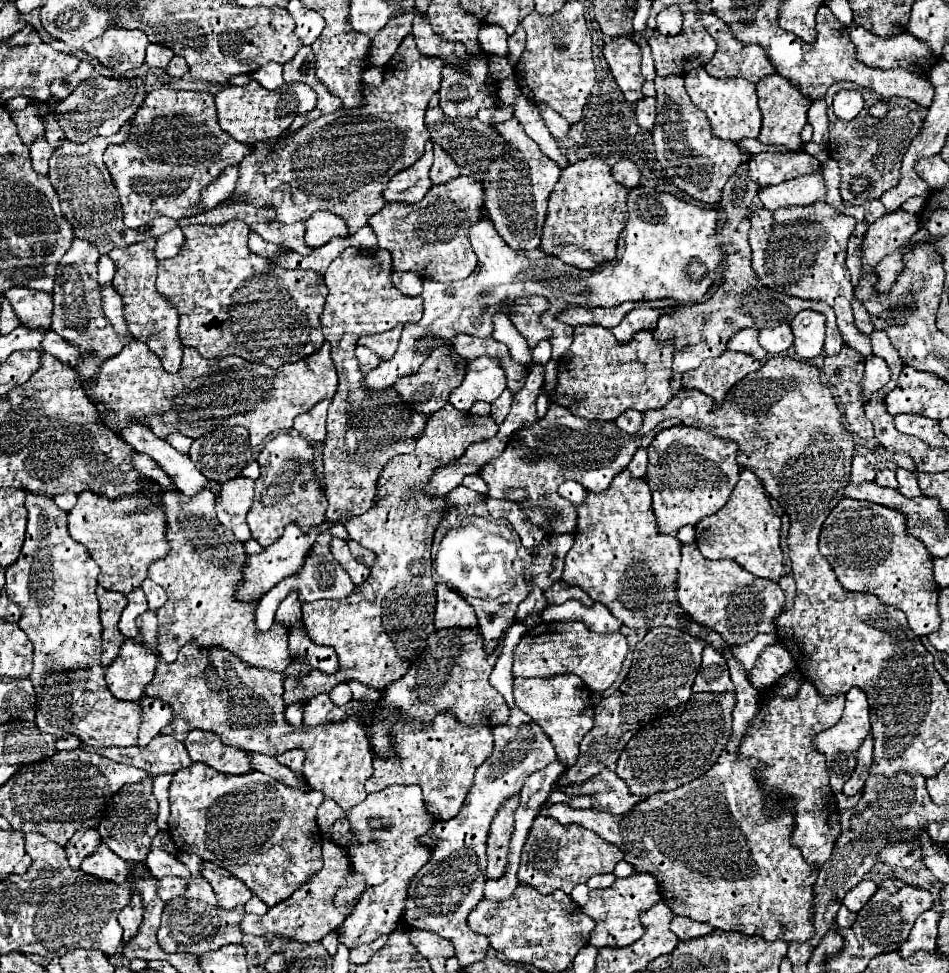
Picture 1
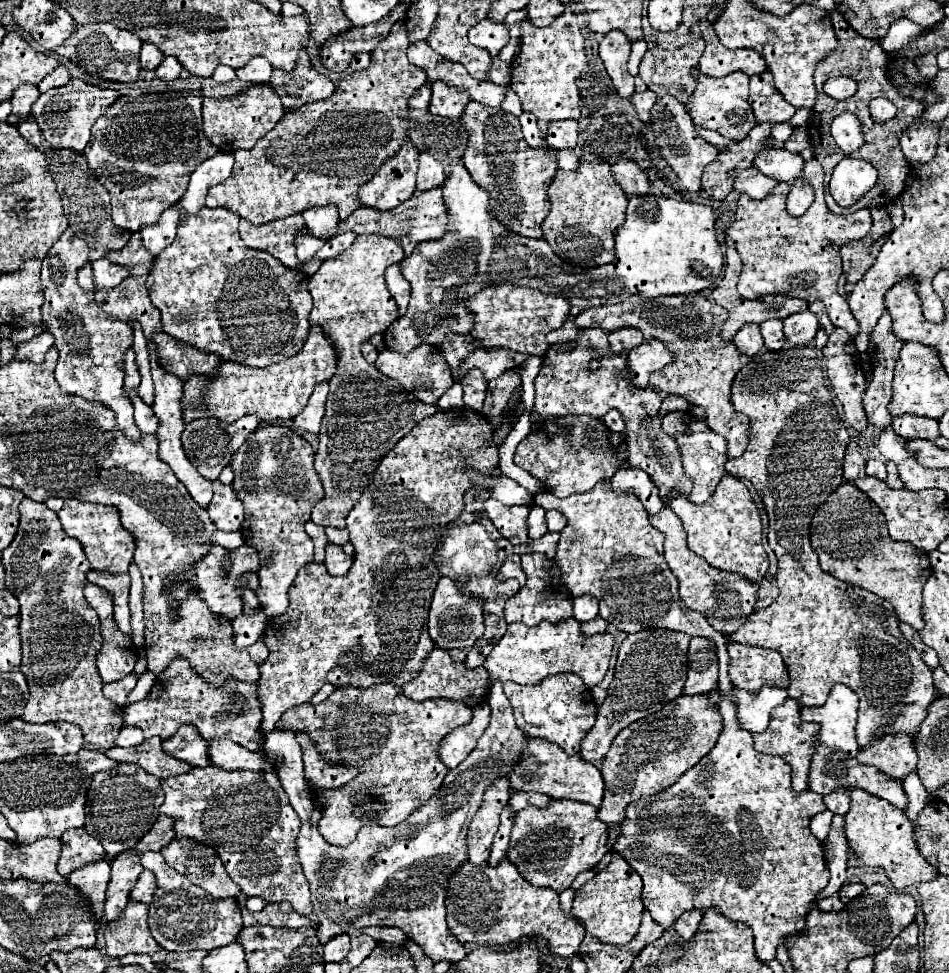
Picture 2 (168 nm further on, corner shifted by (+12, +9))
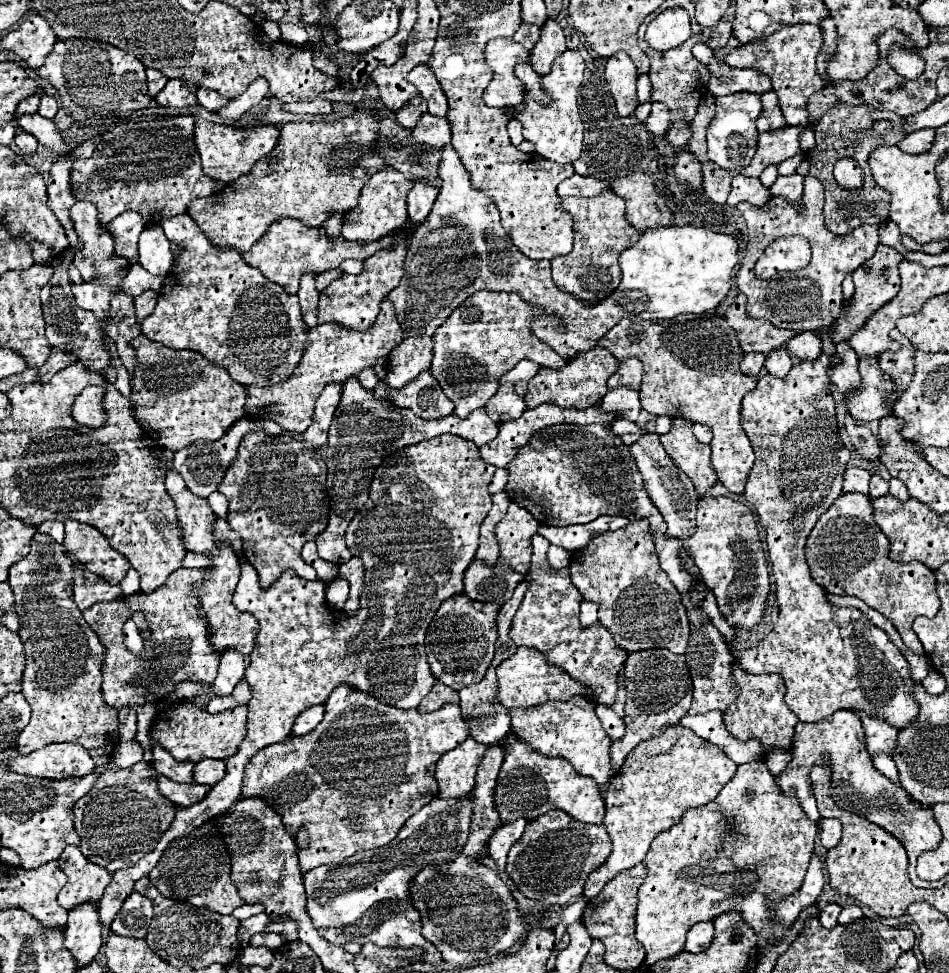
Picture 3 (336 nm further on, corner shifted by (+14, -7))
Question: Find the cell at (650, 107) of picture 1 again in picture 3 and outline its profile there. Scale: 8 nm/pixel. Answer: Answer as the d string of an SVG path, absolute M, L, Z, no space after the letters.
M652 102L652 114L648 116L648 120L646 120L646 128L652 132L652 134L656 134L656 136L664 136L666 132L668 132L668 128L670 128L670 112L668 112L668 108L664 106L664 104L660 104L660 102Z

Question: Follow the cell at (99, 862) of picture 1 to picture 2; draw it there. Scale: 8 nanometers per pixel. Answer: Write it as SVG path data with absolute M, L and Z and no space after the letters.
M98 860L98 864L86 864L86 868L76 868L70 872L68 882L80 888L92 904L96 920L102 918L104 912L104 896L110 880L110 860Z

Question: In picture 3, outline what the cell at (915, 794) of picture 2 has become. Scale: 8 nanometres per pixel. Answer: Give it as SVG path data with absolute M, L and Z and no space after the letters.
M874 754L874 766L884 774L884 776L888 776L890 780L894 780L894 782L898 782L898 770L896 770L896 766L894 766L894 760L892 760L892 756L888 756L888 754Z

